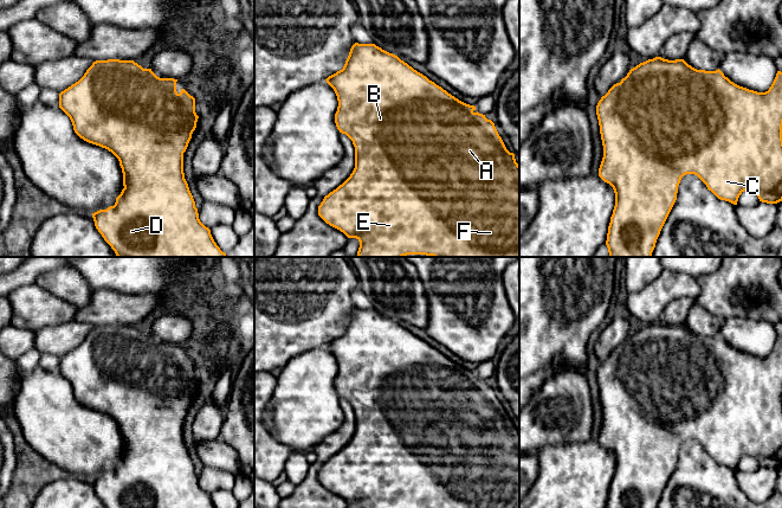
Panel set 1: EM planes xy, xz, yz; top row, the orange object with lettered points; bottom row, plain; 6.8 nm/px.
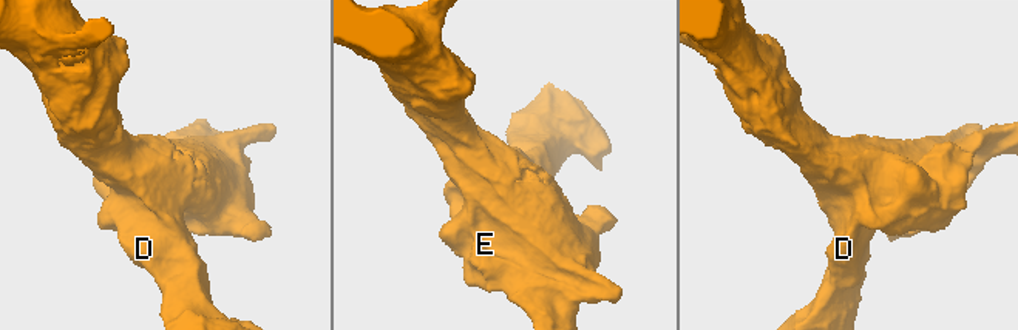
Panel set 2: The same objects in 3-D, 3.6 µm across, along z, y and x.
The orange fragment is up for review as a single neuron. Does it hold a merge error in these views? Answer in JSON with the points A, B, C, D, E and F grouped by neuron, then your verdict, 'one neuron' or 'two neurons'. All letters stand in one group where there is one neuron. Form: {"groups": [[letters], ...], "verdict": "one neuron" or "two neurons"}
{"groups": [["A", "B", "C", "D", "E", "F"]], "verdict": "one neuron"}

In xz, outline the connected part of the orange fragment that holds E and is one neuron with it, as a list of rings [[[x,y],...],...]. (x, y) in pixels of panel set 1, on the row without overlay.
[[[355,308],[342,335],[329,341],[327,348],[334,354],[338,372],[335,388],[355,412],[355,433],[350,442],[324,462],[318,471],[318,481],[330,491],[360,508],[519,508],[519,430],[510,418],[495,388],[485,380],[476,378],[476,372],[466,369],[426,341],[414,335],[398,321],[375,309]]]

